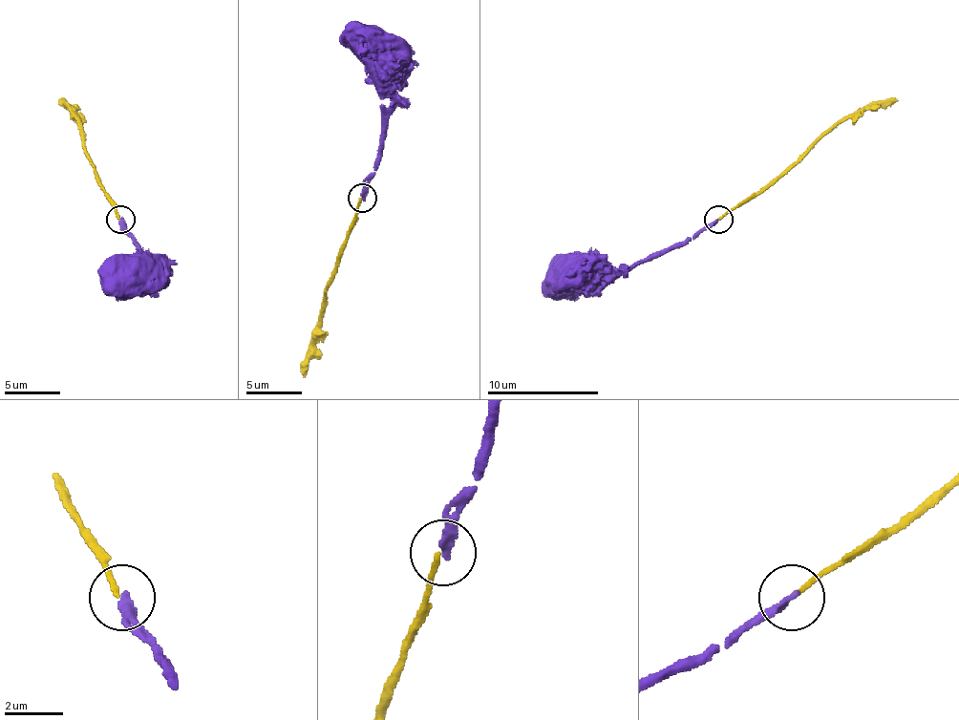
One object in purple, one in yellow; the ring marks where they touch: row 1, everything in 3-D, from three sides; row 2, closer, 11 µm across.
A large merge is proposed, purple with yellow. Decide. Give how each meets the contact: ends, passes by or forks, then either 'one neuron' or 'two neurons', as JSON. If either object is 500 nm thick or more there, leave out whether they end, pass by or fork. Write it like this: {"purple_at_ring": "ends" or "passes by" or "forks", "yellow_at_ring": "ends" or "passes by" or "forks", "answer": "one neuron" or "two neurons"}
{"purple_at_ring": "ends", "yellow_at_ring": "ends", "answer": "one neuron"}

